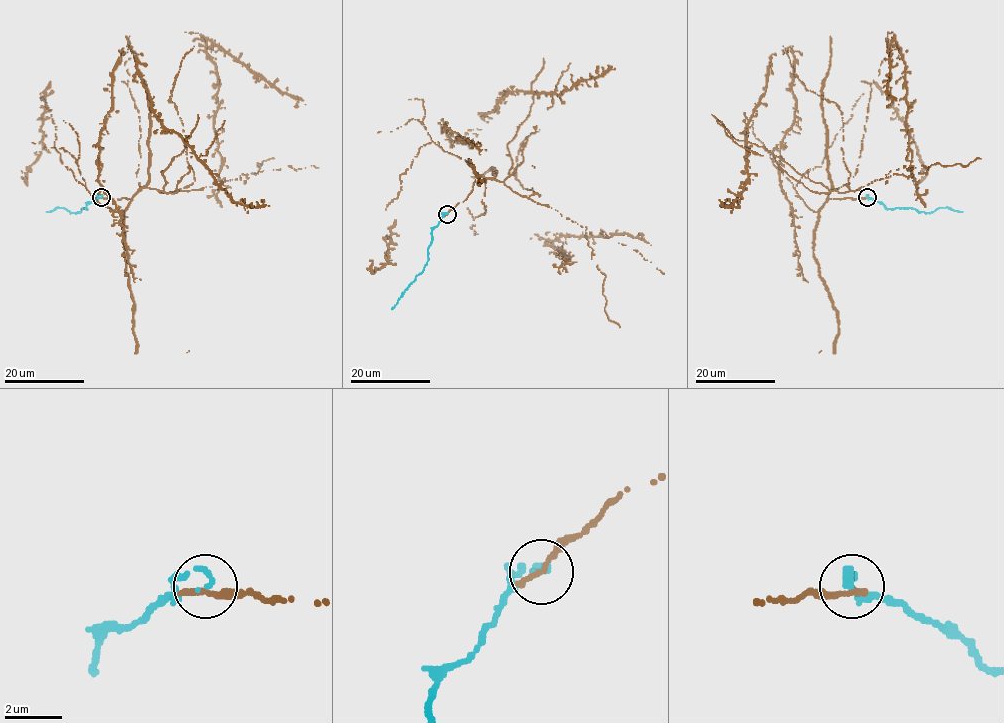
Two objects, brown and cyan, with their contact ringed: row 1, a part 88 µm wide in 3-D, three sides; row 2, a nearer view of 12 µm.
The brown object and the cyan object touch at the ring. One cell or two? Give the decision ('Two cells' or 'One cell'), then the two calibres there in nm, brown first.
One cell. Thickness 300 nm (brown) against 240 nm

